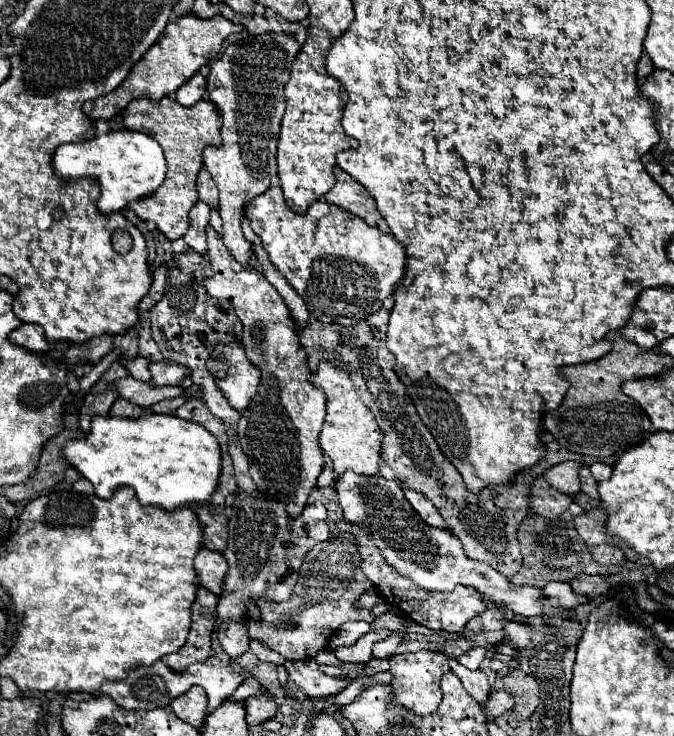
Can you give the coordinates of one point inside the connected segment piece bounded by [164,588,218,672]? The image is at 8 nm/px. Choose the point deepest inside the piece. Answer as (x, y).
(198, 648)

